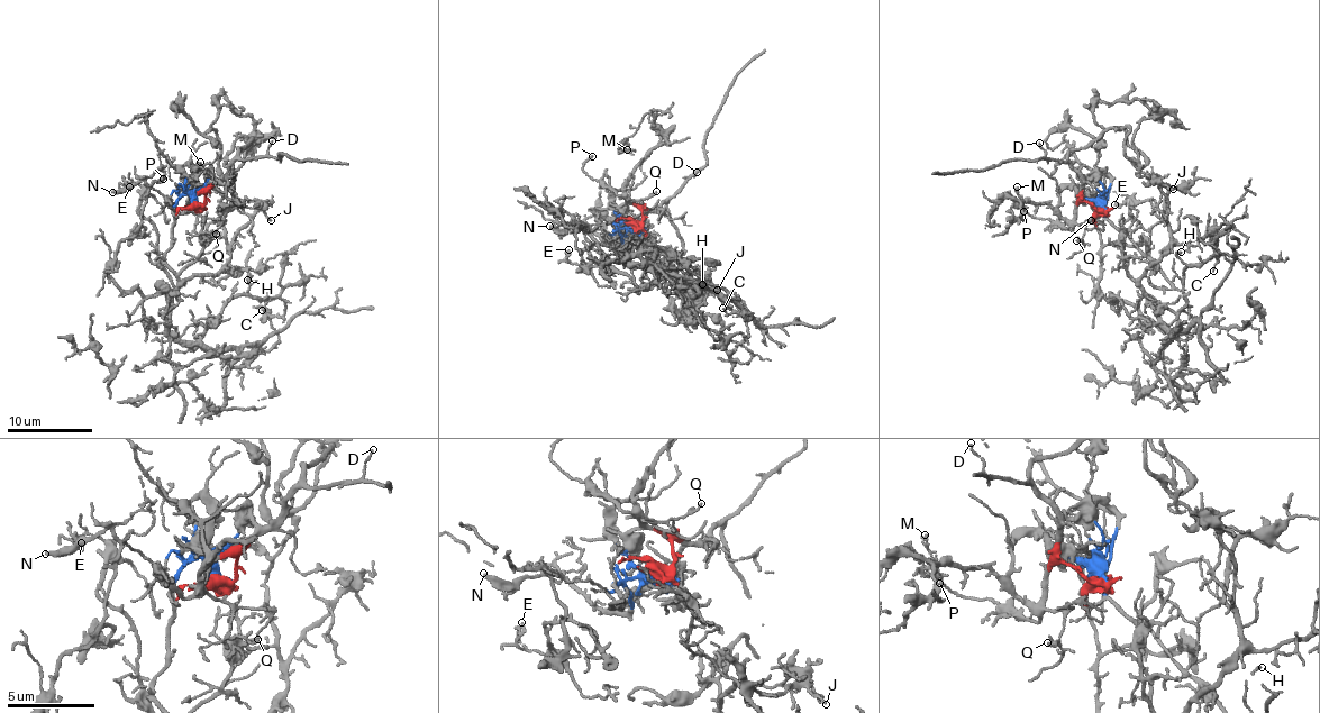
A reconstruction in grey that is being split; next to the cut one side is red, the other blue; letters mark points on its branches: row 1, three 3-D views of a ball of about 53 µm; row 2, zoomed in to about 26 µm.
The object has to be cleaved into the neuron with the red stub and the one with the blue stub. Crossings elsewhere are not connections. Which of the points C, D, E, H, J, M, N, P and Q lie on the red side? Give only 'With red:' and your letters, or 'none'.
With red: D, M, P, Q

